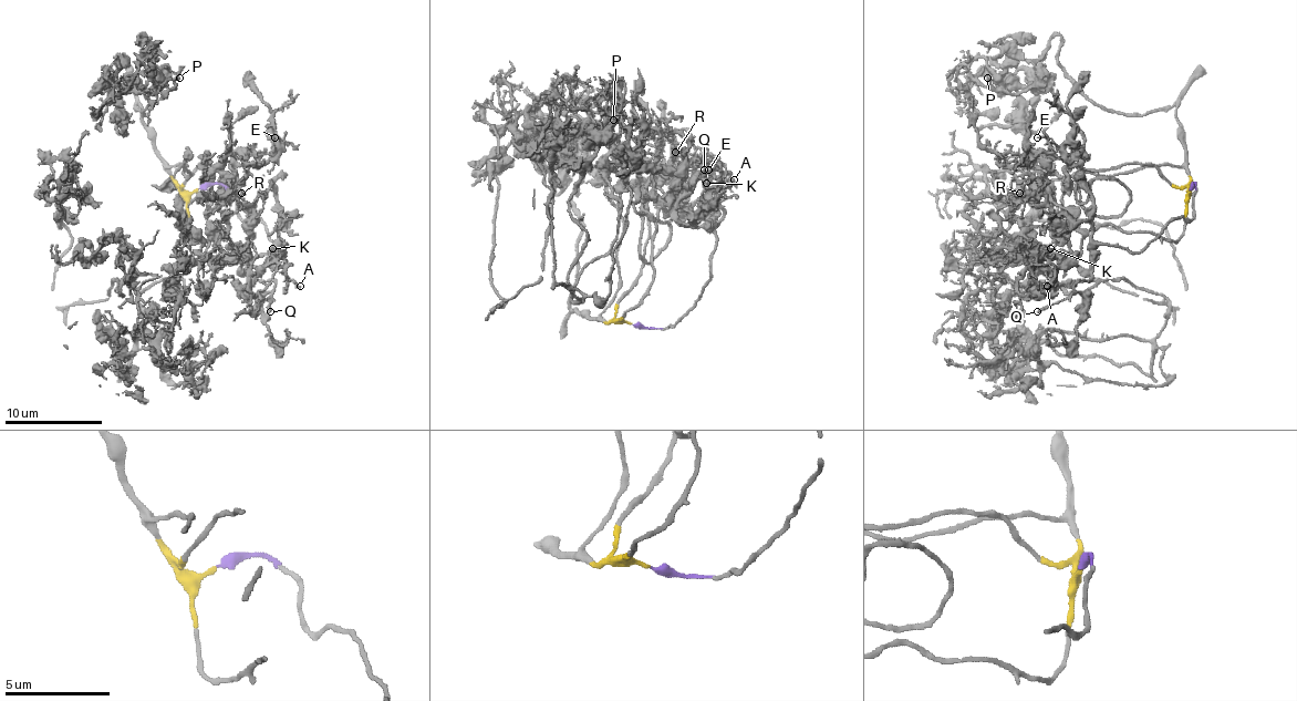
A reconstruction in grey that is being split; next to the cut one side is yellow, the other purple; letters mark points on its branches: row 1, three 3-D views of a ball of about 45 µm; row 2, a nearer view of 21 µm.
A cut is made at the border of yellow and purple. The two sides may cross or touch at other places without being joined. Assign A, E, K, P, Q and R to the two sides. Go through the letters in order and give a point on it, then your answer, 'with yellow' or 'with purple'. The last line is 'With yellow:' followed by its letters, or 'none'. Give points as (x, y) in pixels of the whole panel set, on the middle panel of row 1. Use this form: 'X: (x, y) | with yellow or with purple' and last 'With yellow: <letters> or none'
A: (734, 179) | with purple
E: (708, 169) | with yellow
K: (706, 183) | with purple
P: (613, 120) | with yellow
Q: (704, 169) | with purple
R: (675, 152) | with yellow
With yellow: E, P, R

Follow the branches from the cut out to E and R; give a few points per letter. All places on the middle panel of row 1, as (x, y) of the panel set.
E: (630, 322), (618, 320), (615, 303), (634, 284), (652, 198), (695, 213), (713, 186), (707, 168)
R: (630, 322), (618, 320), (615, 303), (634, 284), (649, 235), (640, 188), (656, 176), (671, 178), (676, 152)

